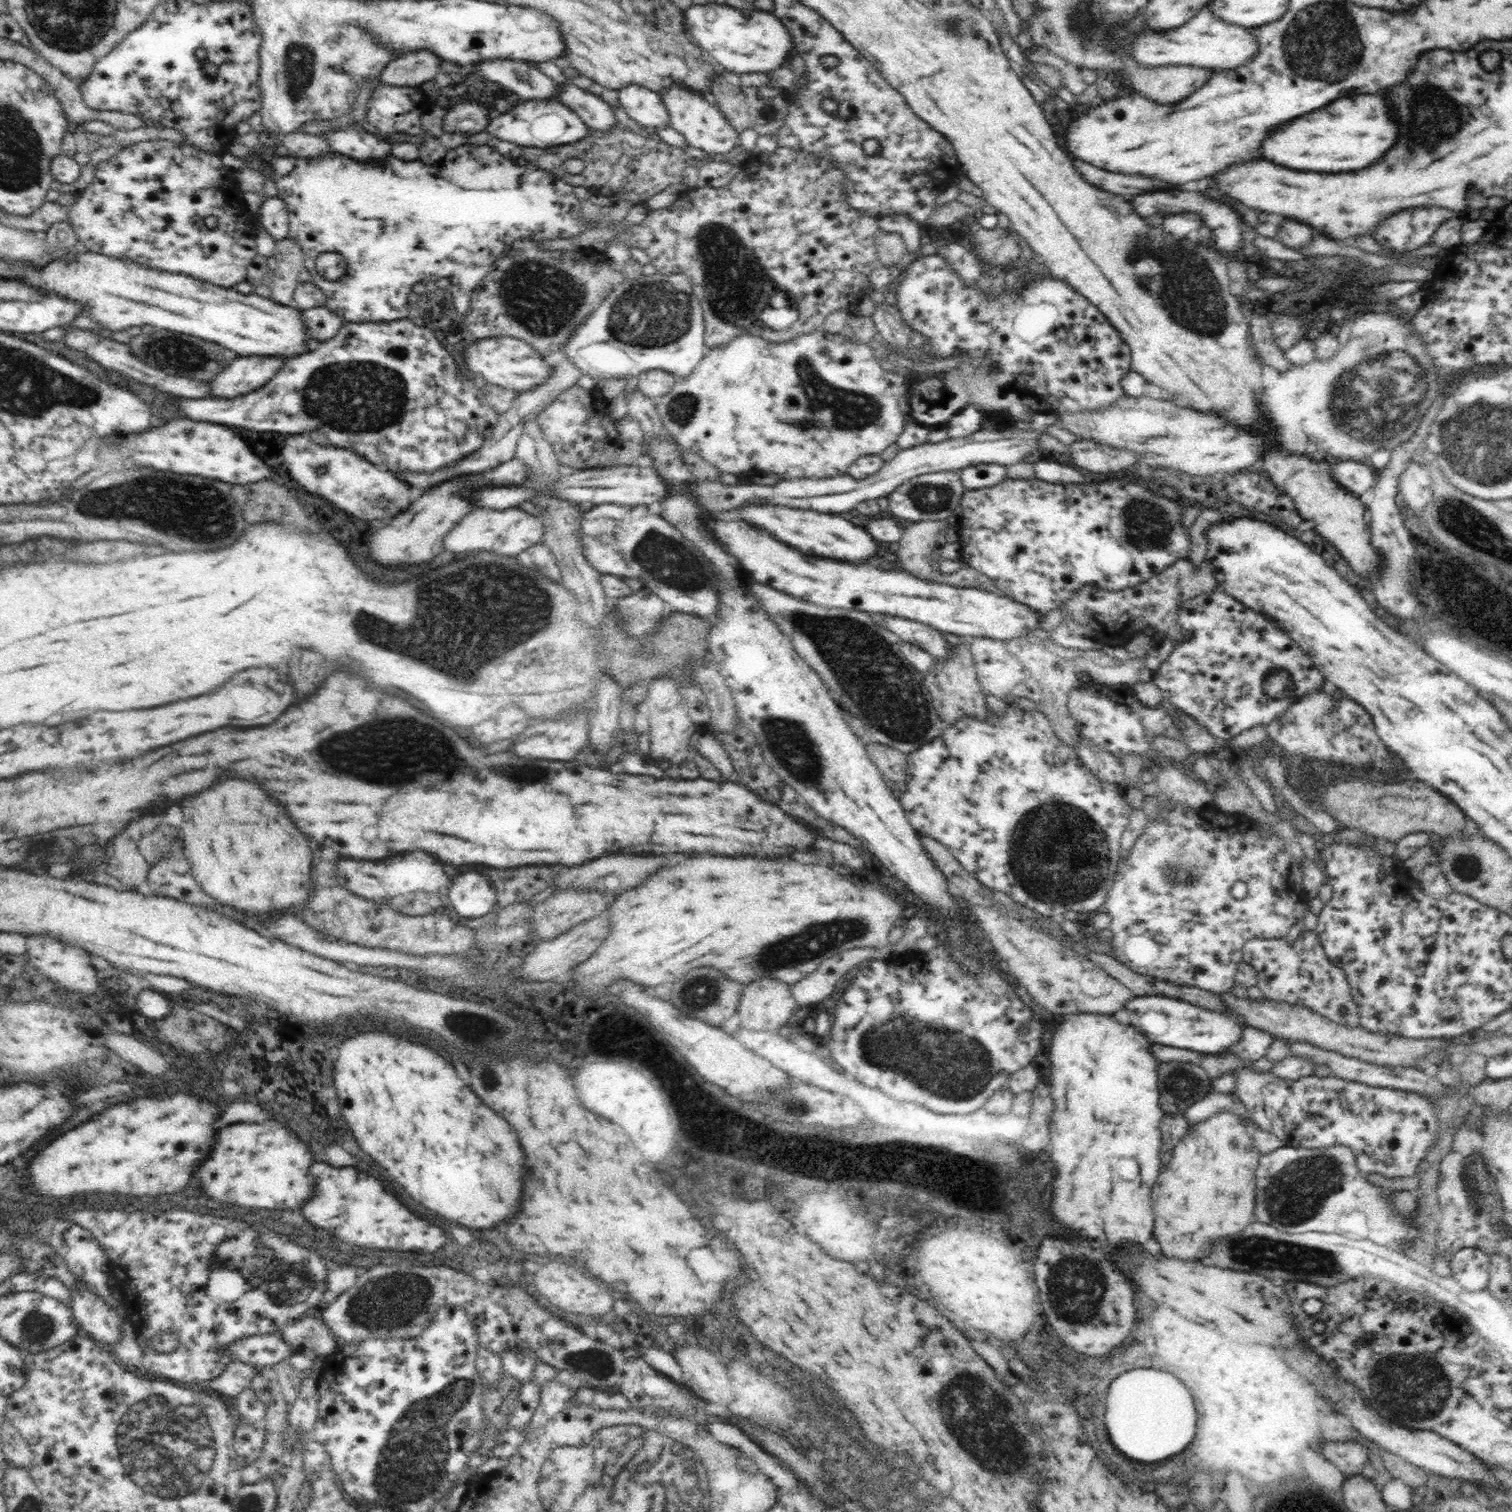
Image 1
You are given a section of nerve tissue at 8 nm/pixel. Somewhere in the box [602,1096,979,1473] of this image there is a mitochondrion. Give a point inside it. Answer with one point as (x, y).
(770, 1153)

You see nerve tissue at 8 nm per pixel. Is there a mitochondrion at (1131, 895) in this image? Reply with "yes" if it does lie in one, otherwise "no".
no

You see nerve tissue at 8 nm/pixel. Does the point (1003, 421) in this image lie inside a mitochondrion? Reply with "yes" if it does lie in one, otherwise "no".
no

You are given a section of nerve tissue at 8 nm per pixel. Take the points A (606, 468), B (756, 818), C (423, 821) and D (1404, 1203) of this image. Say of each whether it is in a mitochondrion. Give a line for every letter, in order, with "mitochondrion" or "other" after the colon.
A: other
B: other
C: other
D: mitochondrion

